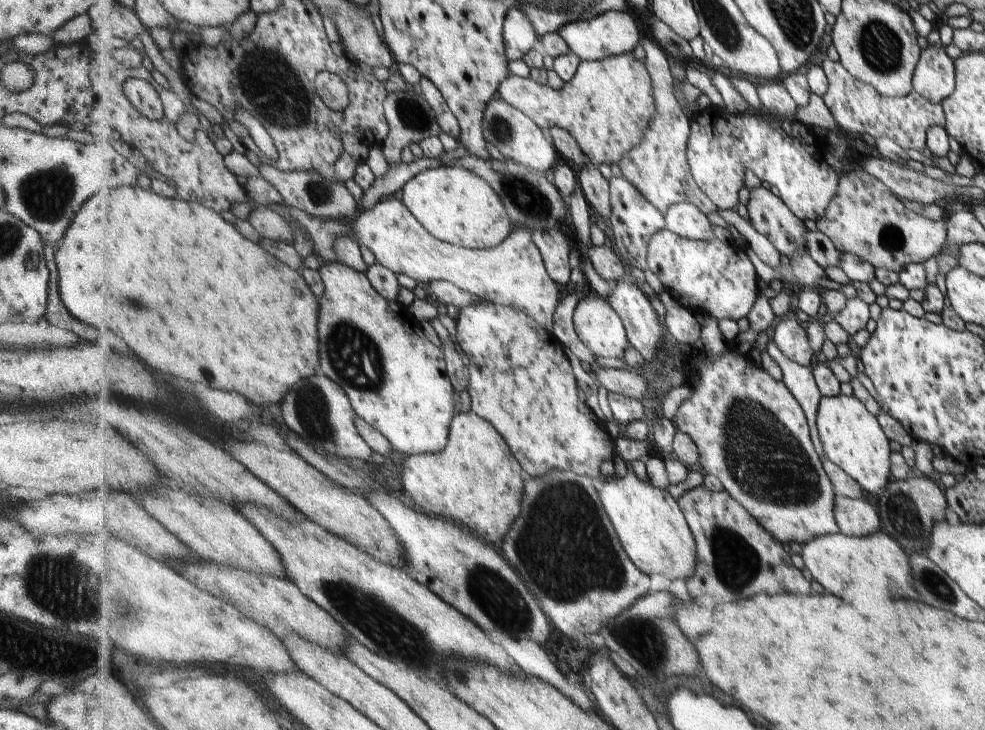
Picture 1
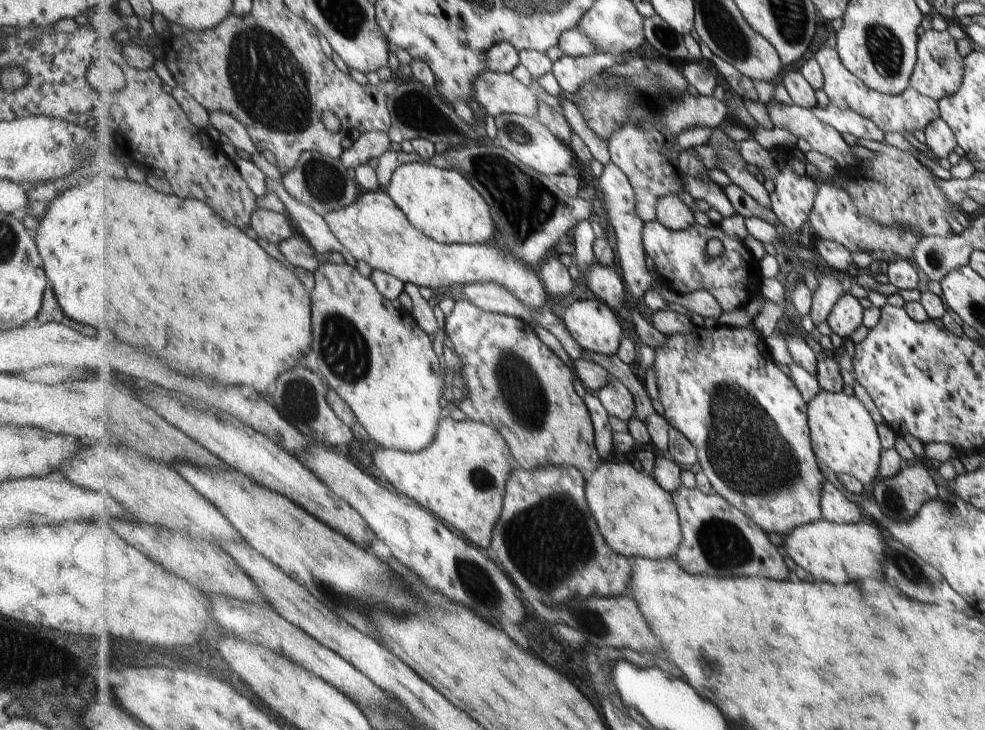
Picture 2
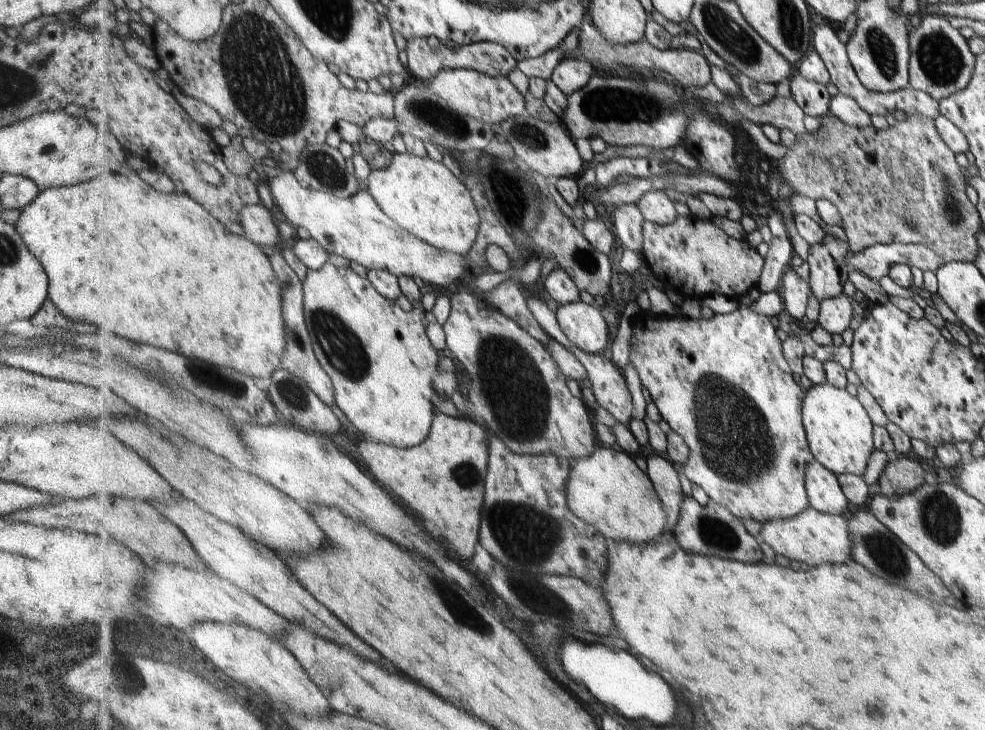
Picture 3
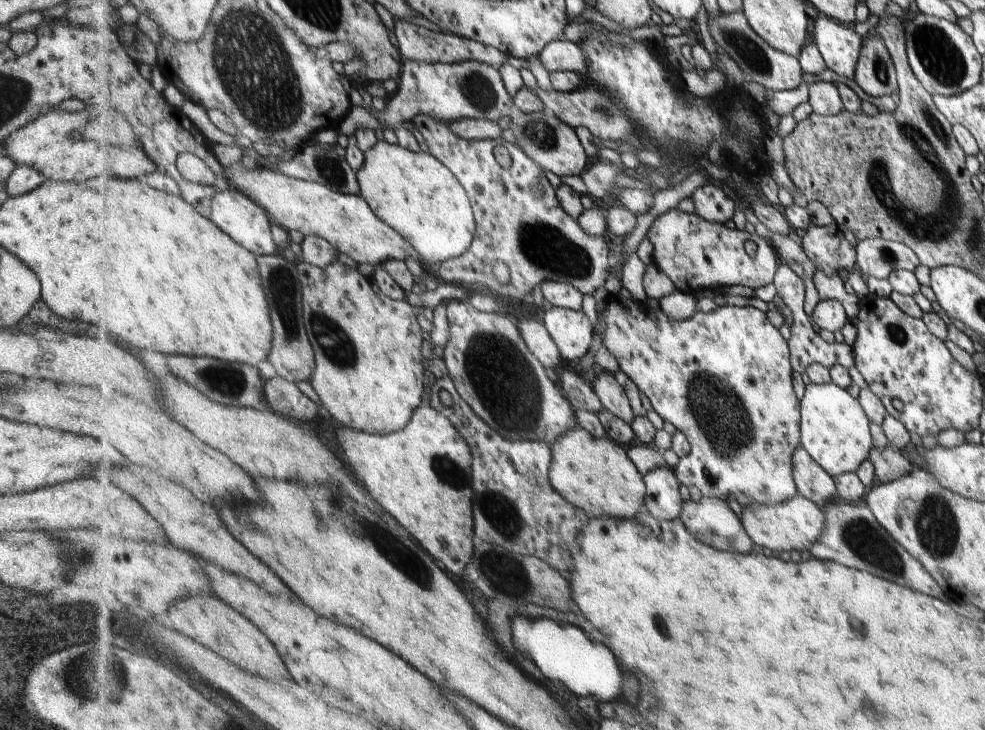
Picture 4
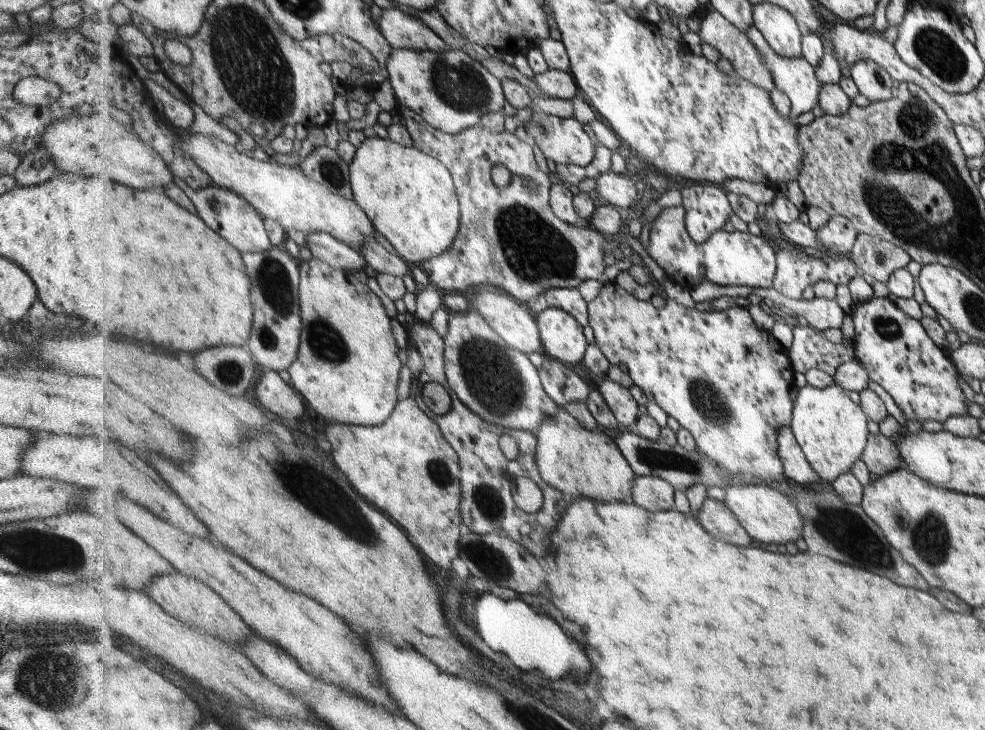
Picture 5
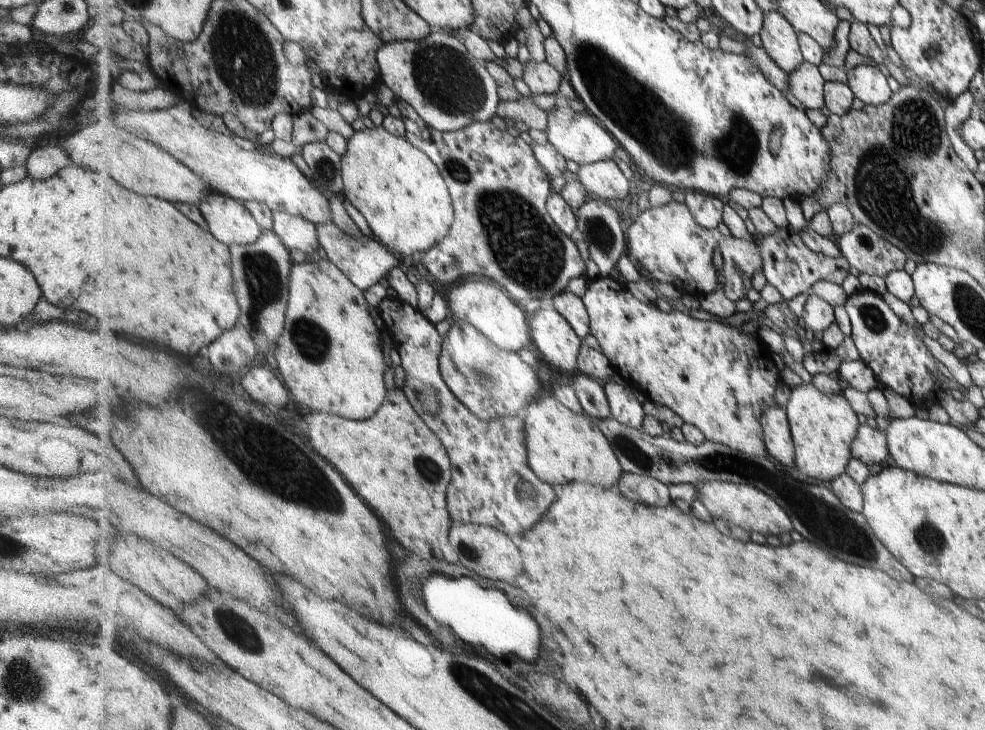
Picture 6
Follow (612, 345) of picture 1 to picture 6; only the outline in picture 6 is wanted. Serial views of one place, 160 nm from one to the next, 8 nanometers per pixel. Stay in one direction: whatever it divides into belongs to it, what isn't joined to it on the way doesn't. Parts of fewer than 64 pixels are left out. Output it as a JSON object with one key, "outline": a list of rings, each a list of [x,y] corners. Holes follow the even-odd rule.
{"outline":[[[556,308],[539,309],[529,317],[529,321],[533,346],[541,354],[539,359],[567,372],[578,368],[583,340]]]}

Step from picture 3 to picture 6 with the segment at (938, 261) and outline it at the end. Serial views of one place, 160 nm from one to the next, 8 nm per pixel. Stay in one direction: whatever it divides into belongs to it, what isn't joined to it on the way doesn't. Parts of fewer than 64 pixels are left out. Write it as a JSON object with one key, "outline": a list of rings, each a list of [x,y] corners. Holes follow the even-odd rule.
{"outline":[[[861,223],[837,243],[853,268],[884,280],[888,274],[903,270],[908,258],[905,251]]]}

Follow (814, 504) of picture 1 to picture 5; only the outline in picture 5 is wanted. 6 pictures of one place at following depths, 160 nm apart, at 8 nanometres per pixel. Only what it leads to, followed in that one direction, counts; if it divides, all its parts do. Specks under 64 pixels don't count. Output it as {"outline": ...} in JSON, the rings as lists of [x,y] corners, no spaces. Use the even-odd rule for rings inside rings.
{"outline":[[[606,282],[603,290],[601,291],[601,294],[595,299],[592,300],[590,303],[588,303],[588,311],[590,314],[590,326],[593,328],[593,332],[595,332],[595,343],[601,347],[601,350],[605,353],[605,356],[610,360],[611,364],[614,364],[615,366],[620,367],[621,369],[628,372],[630,375],[630,378],[633,380],[633,383],[636,384],[642,392],[646,395],[646,398],[650,401],[653,400],[668,416],[672,416],[675,418],[681,427],[686,428],[693,434],[696,440],[696,445],[698,446],[697,450],[704,455],[707,459],[710,459],[713,463],[719,463],[723,466],[727,466],[729,463],[732,463],[735,466],[739,466],[740,471],[736,472],[736,479],[734,480],[733,484],[729,484],[729,486],[733,486],[735,484],[739,485],[759,485],[760,483],[783,483],[785,480],[787,482],[790,482],[789,479],[786,478],[786,470],[784,469],[784,464],[782,461],[782,458],[779,454],[779,448],[780,448],[780,442],[779,442],[779,435],[782,433],[782,428],[785,427],[791,427],[792,428],[792,418],[794,417],[794,408],[795,403],[793,400],[791,400],[791,388],[793,386],[793,366],[791,366],[791,360],[789,360],[789,354],[786,353],[786,348],[777,340],[776,336],[773,336],[771,334],[771,331],[766,330],[759,330],[757,326],[755,326],[755,322],[753,322],[753,316],[749,314],[749,310],[747,310],[746,307],[738,307],[735,305],[734,307],[729,307],[728,309],[725,309],[724,311],[702,311],[699,310],[696,307],[688,308],[681,304],[677,304],[677,302],[673,301],[672,299],[669,299],[666,301],[666,304],[663,308],[655,308],[653,304],[651,304],[650,301],[641,301],[637,300],[635,296],[631,296],[627,290],[623,290],[621,286],[618,286],[615,282]]]}

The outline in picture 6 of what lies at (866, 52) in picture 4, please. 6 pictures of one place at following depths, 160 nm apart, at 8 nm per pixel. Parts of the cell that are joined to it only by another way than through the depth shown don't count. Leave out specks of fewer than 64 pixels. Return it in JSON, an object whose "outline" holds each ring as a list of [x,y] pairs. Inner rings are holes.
{"outline":[[[857,65],[848,71],[848,77],[848,85],[865,105],[879,106],[891,100],[894,92],[883,67]]]}

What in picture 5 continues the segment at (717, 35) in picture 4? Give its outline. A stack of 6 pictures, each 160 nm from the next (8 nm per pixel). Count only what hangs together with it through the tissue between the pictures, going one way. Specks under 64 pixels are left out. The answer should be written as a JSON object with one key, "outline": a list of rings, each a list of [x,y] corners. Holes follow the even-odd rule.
{"outline":[[[751,25],[745,34],[751,39],[751,42],[757,47],[759,54],[762,56],[767,68],[771,71],[777,88],[784,92],[792,100],[792,113],[788,116],[793,124],[798,124],[797,118],[800,114],[813,110],[819,102],[819,93],[823,86],[820,80],[817,80],[817,72],[815,67],[803,56],[801,57],[782,57],[777,54],[763,33],[755,26]]]}

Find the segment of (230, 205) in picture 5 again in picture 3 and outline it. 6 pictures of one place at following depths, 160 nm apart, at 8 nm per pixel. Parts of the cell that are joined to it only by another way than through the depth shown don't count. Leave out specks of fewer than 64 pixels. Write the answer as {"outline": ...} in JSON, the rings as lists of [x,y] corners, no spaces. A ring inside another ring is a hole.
{"outline":[[[262,204],[246,206],[240,214],[244,235],[264,249],[274,248],[281,238],[276,218]]]}

